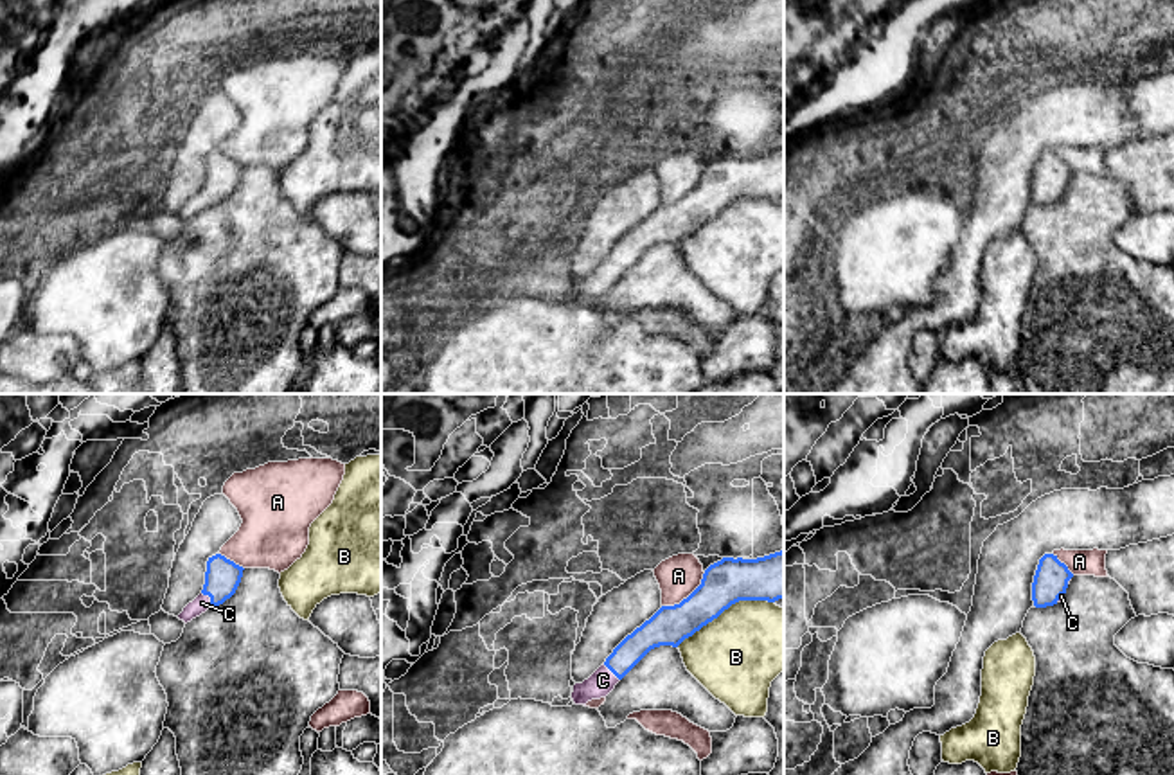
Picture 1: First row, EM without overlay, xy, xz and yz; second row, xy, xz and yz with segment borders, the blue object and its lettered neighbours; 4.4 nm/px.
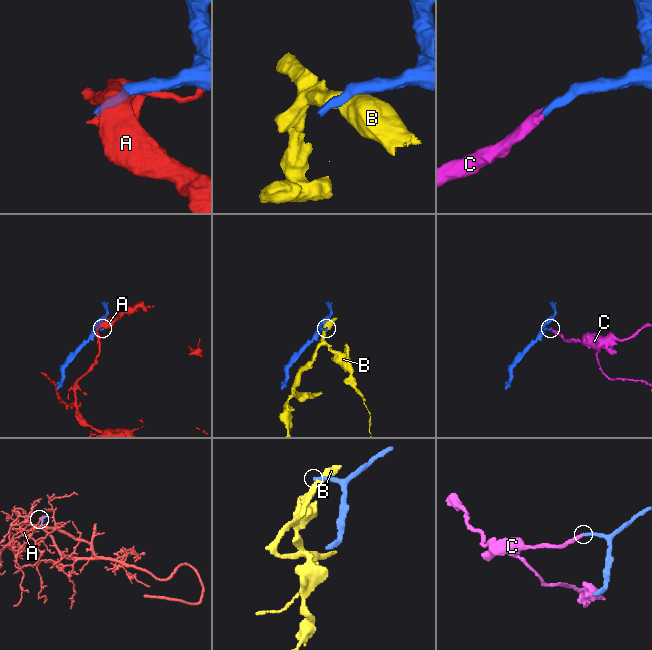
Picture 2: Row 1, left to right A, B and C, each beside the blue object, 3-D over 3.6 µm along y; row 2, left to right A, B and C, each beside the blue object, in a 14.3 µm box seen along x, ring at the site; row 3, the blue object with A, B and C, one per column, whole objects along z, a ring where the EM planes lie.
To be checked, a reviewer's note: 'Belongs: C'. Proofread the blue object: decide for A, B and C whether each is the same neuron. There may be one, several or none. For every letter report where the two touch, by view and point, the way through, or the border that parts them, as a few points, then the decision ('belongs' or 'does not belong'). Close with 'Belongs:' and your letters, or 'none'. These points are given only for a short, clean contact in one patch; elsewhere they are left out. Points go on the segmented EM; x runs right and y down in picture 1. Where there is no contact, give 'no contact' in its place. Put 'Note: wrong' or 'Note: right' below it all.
A: contact xz (687, 597); does not belong
B: contact xz (725, 608); does not belong
C: contact xy (211, 599); way xy (223, 576), (211, 599), (202, 603); belongs
Belongs: C
Note: right

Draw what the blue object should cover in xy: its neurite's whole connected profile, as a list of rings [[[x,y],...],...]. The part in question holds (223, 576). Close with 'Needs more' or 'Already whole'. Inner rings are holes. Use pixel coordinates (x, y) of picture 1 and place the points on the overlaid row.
[[[221,554],[209,557],[203,590],[183,608],[178,619],[187,624],[207,610],[223,604],[236,593],[243,577],[243,570],[243,566],[236,565]]]. Needs more

